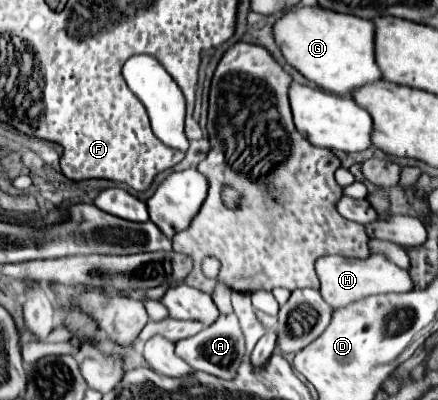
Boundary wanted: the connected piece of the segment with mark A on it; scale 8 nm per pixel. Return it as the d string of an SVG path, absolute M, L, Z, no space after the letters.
M234 313L220 315L212 325L204 327L200 333L188 339L176 341L176 355L182 357L192 369L206 371L210 375L220 375L222 379L232 379L236 373L236 367L242 363L244 357L244 335L240 331L238 319Z

